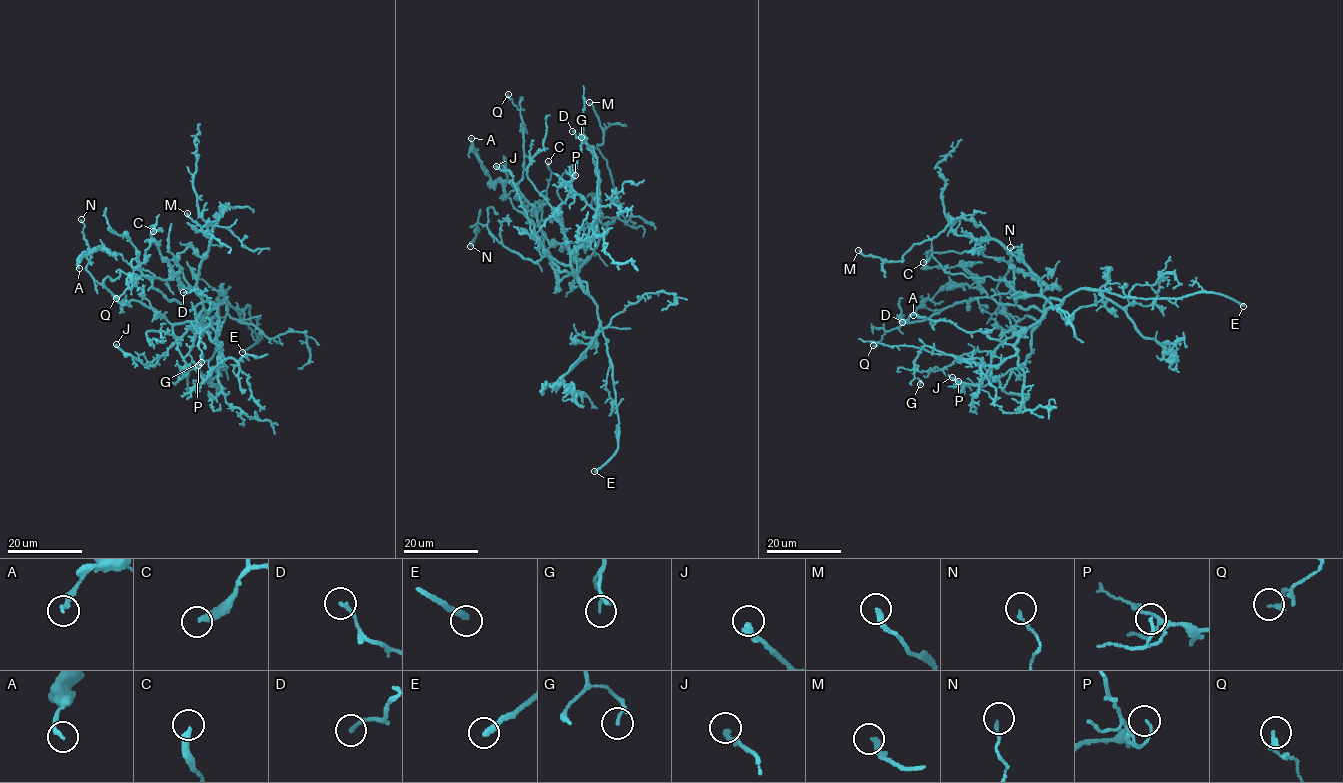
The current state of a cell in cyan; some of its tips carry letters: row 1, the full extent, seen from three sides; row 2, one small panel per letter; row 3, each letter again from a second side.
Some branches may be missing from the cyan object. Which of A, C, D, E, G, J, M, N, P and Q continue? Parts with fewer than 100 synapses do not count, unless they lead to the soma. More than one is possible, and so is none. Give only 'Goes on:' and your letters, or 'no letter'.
Goes on: E

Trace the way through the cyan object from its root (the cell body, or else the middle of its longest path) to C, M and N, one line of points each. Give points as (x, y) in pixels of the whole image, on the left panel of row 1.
C: (198, 294), (180, 283), (151, 236), (150, 227), (155, 224), (153, 231)
M: (198, 294), (199, 264), (208, 251), (216, 217), (226, 207), (219, 220), (201, 228), (207, 236), (187, 213)
N: (198, 294), (203, 306), (200, 316), (173, 324), (141, 301), (119, 301), (86, 268), (91, 253), (81, 219)

